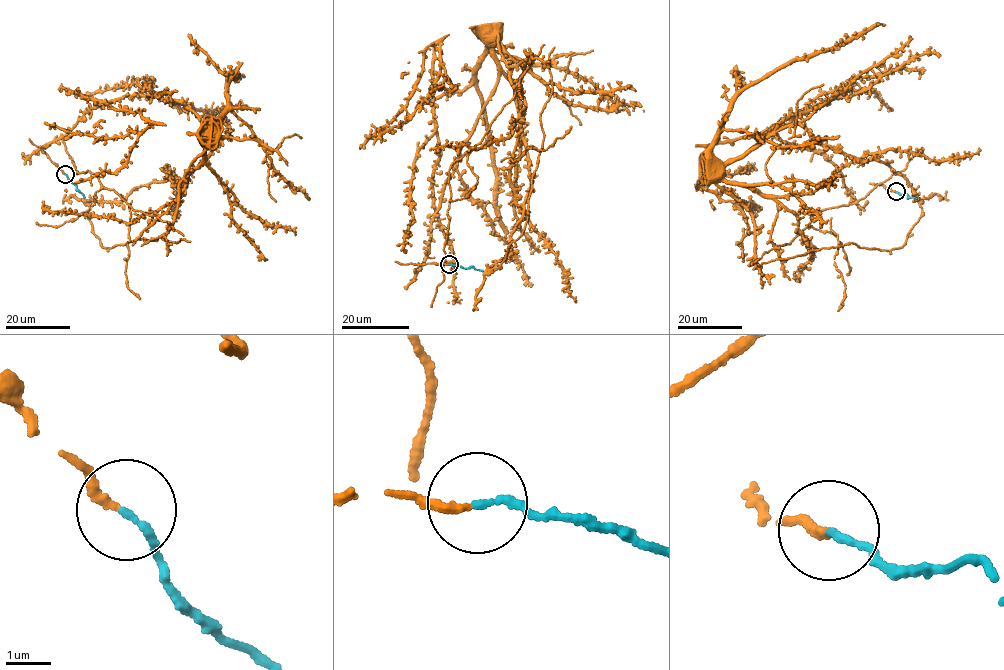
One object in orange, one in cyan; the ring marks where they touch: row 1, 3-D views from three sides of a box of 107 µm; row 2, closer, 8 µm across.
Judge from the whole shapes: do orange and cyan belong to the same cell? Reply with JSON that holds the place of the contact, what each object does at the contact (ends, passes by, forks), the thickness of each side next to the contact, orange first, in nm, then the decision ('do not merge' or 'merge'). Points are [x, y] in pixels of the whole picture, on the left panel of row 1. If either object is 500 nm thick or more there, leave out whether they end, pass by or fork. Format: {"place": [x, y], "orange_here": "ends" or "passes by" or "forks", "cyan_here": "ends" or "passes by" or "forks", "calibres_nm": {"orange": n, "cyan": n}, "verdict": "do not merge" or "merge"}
{"place": [65, 174], "orange_here": "ends", "cyan_here": "ends", "calibres_nm": {"orange": 190, "cyan": 150}, "verdict": "merge"}

